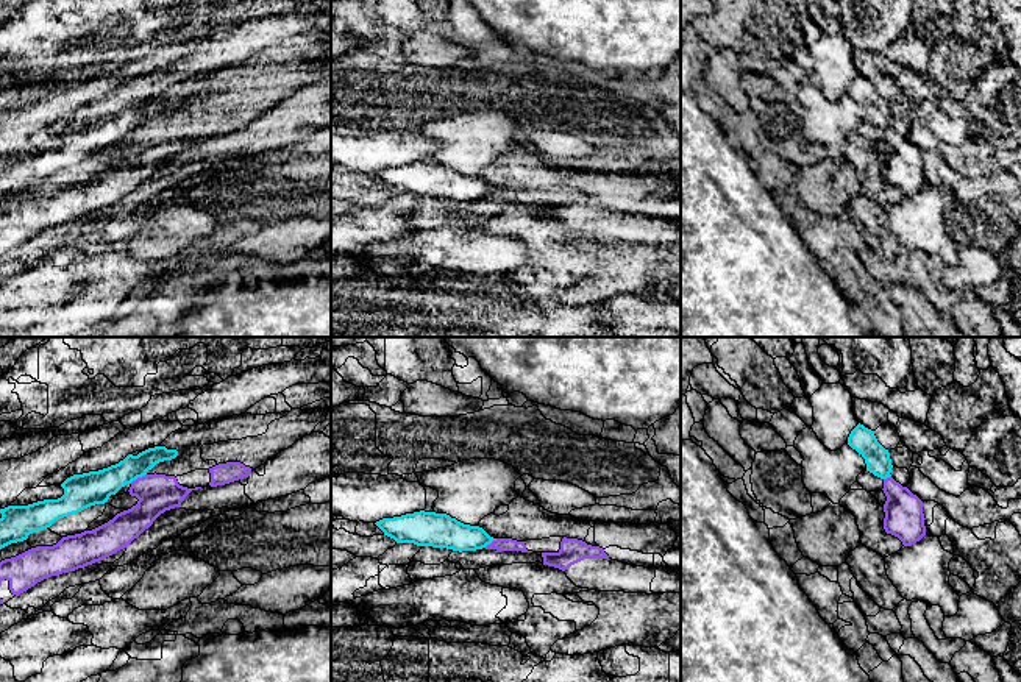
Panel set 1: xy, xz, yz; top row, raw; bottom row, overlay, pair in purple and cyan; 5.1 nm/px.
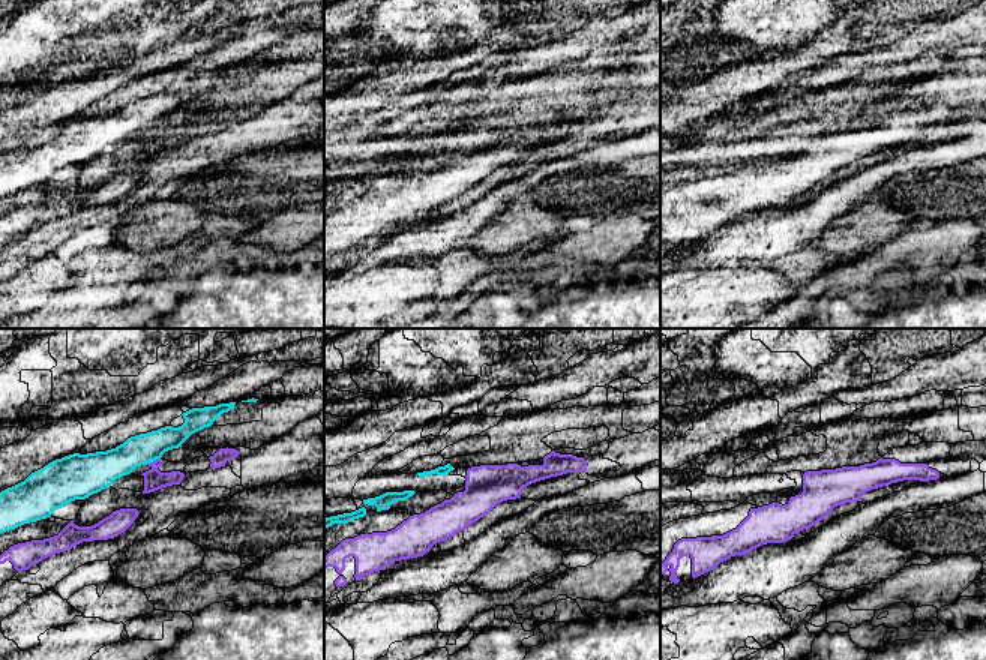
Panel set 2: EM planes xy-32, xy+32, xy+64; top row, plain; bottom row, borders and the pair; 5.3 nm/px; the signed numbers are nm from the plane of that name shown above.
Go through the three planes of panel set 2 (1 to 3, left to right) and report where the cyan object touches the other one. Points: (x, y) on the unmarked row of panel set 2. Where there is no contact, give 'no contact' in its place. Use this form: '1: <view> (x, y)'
1: xy-32 (152, 126)
2: no contact
3: no contact

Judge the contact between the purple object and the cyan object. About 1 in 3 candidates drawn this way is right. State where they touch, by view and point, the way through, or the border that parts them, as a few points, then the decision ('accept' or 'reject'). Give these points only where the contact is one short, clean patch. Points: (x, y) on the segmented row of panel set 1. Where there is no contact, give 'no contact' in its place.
xy (138, 478) | along xy (145, 473), (130, 483) | reject

